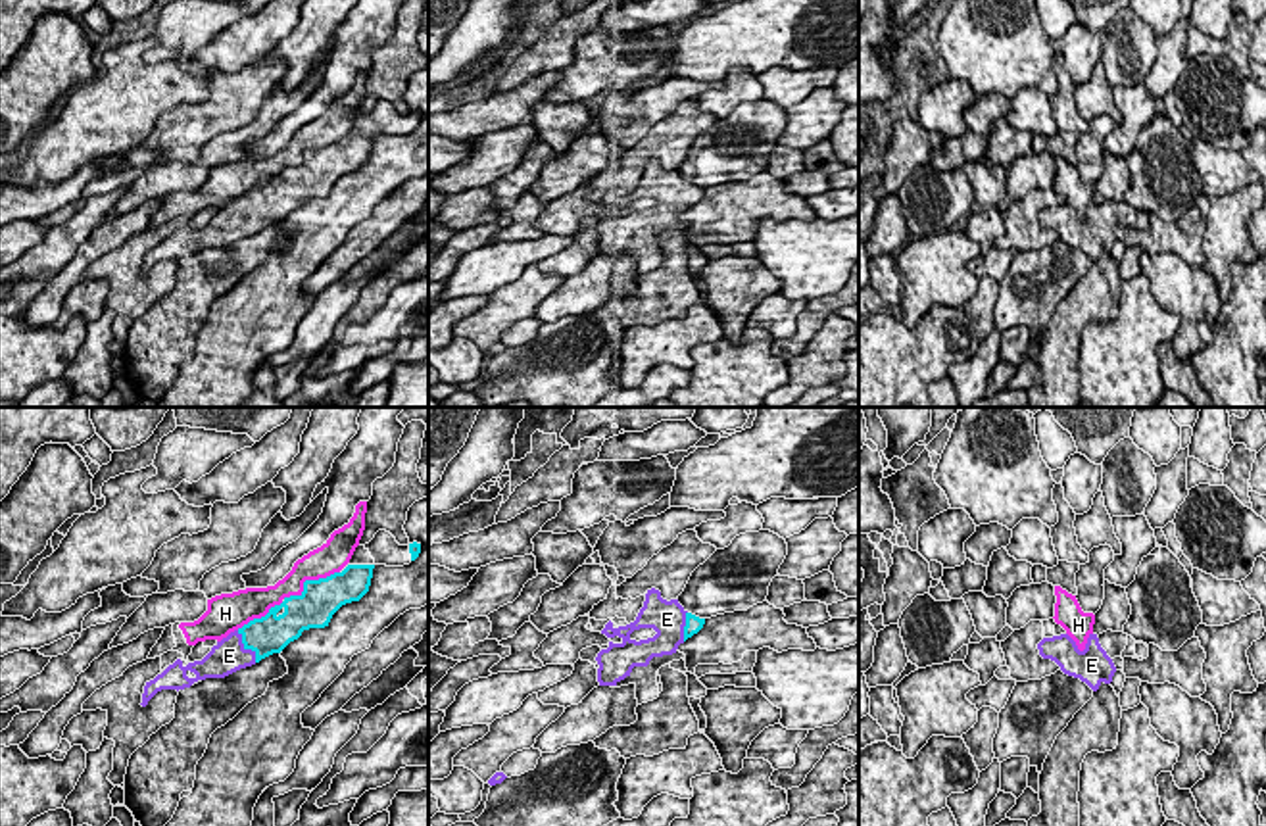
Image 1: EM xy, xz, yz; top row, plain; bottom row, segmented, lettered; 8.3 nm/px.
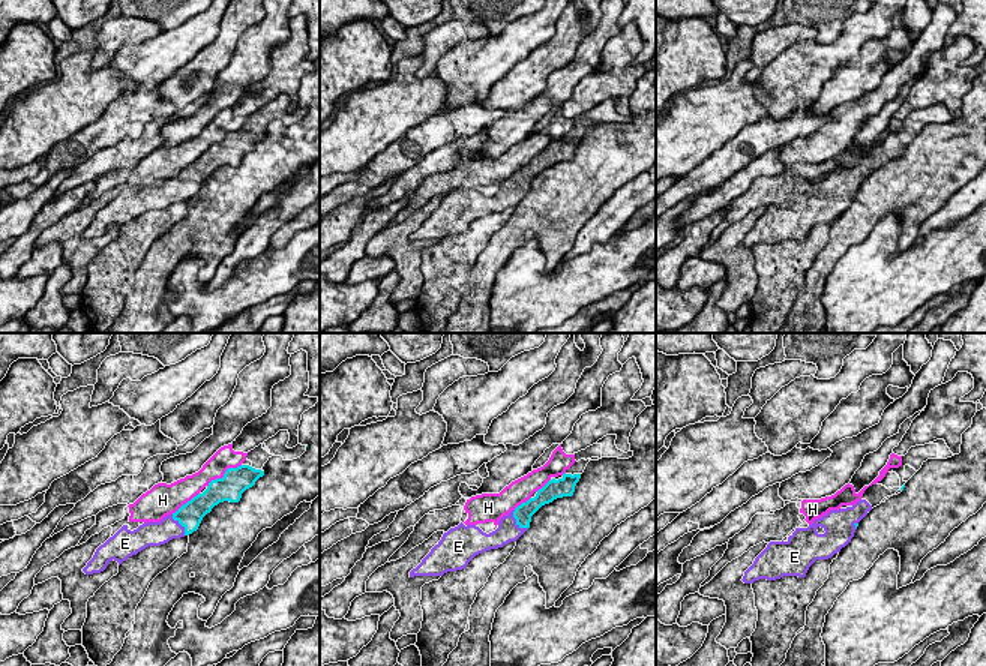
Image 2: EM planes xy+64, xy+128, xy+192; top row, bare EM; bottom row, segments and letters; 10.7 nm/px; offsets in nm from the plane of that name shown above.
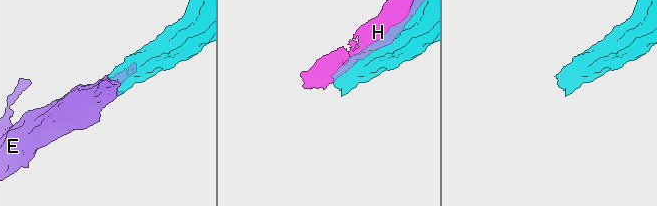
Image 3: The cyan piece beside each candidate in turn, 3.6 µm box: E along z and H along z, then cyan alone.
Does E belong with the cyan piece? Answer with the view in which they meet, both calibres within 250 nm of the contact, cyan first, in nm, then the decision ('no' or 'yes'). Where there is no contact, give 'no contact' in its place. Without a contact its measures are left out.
xy | 320/280 nm | yes

